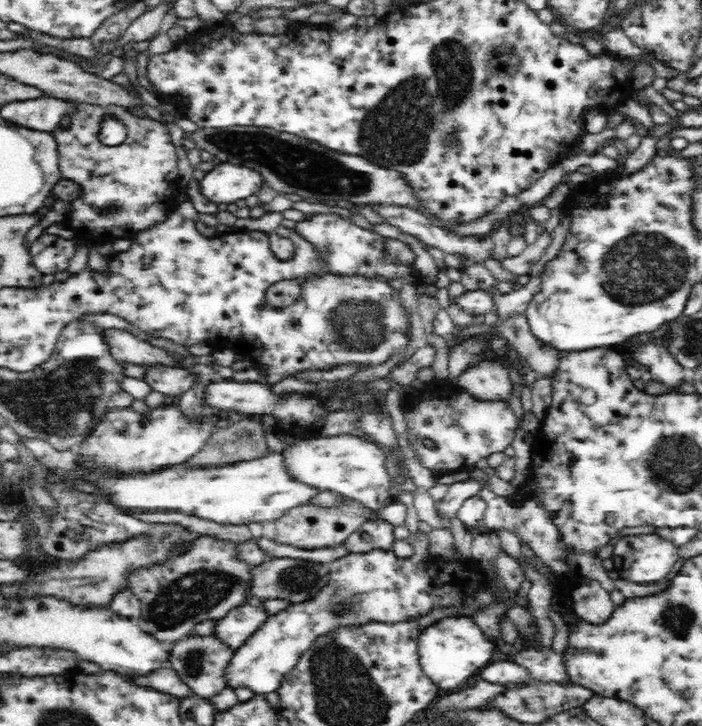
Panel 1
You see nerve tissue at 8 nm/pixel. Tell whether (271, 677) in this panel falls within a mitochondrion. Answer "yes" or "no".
no

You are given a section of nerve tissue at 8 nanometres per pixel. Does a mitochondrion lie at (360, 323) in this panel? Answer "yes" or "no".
yes

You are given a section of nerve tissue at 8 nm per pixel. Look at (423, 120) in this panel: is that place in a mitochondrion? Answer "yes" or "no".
yes

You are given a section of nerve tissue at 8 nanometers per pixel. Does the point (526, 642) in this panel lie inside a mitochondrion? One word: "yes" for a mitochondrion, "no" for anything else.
no

